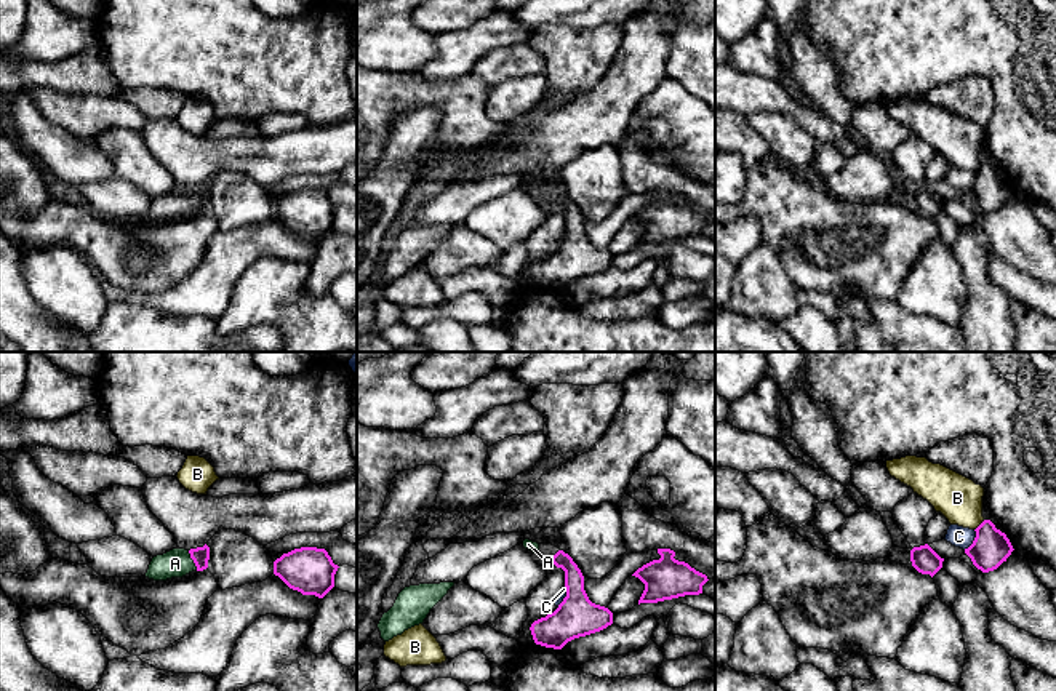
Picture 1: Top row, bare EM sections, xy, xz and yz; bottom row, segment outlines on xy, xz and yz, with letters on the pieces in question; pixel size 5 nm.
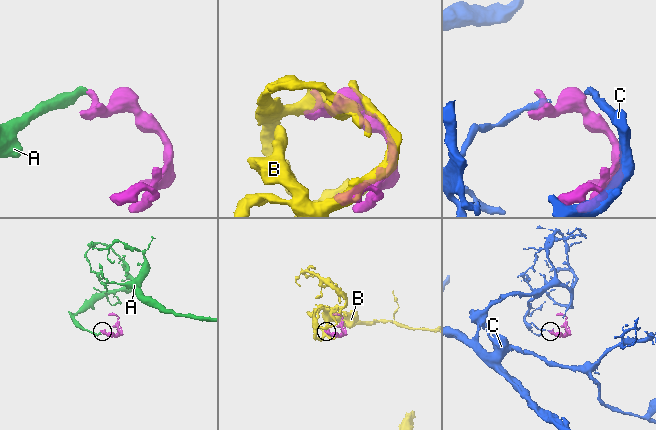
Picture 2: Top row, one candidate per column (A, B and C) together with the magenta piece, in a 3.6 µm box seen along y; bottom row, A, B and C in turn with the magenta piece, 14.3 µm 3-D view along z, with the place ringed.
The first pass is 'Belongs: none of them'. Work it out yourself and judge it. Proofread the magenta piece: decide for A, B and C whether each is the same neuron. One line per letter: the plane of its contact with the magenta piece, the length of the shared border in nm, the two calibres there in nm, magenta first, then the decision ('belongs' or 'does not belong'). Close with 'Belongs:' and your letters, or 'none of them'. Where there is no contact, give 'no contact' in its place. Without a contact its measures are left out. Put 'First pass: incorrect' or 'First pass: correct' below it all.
A: xy | 110 nm | 90/140 nm | belongs
B: yz | 80 nm | 190/220 nm | does not belong
C: yz | 120 nm | 190/110 nm | does not belong
Belongs: A
First pass: incorrect

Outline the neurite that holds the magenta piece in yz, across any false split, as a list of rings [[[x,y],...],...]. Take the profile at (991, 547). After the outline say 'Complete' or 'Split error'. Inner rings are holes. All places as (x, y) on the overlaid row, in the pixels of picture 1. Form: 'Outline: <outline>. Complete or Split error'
Outline: [[[984,520],[974,531],[976,537],[965,553],[982,573],[997,569],[1014,550],[1010,539],[990,520]]]. Complete

